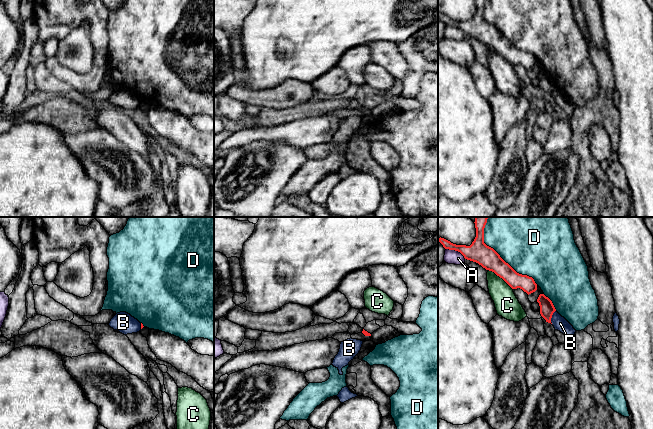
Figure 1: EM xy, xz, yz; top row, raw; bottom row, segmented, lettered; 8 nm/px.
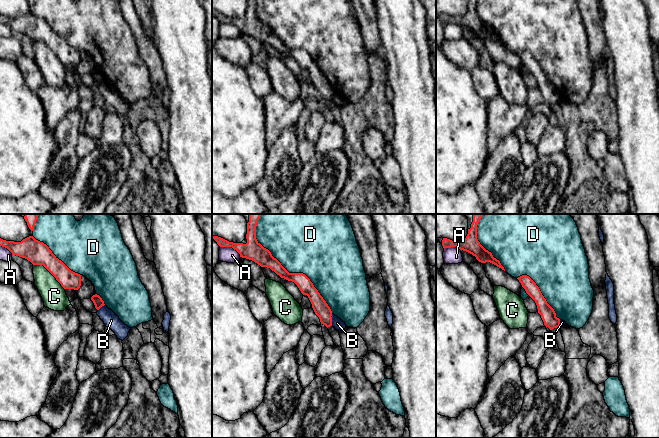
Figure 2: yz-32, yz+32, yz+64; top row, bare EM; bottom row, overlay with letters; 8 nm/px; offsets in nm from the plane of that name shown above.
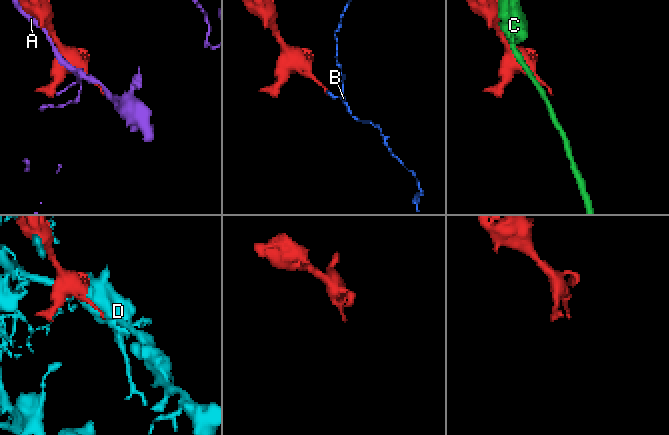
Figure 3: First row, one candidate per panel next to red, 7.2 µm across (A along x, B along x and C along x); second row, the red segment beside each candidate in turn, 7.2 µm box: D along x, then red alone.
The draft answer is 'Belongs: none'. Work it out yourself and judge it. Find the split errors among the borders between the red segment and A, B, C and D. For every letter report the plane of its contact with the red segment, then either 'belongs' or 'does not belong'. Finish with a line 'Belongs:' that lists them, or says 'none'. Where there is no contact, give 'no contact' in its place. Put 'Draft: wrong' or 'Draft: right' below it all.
A: yz | does not belong
B: yz | does not belong
C: yz | does not belong
D: yz | does not belong
Belongs: none
Draft: right

